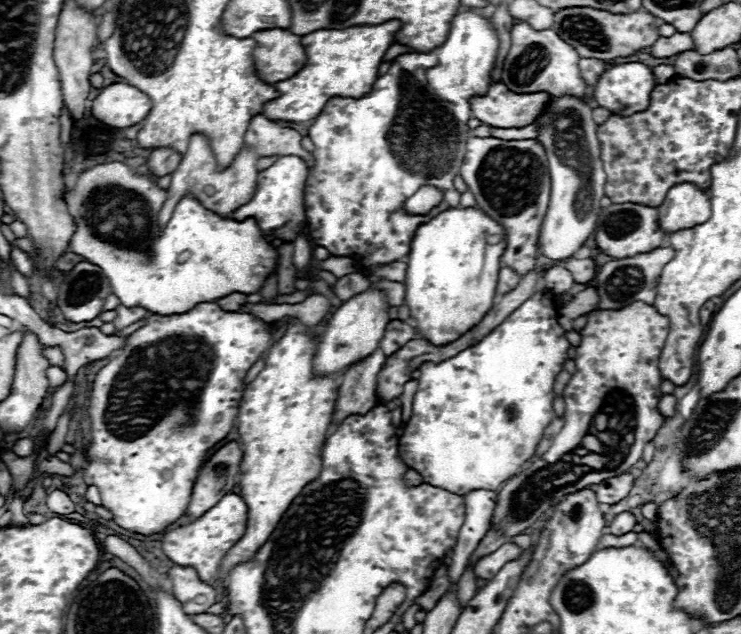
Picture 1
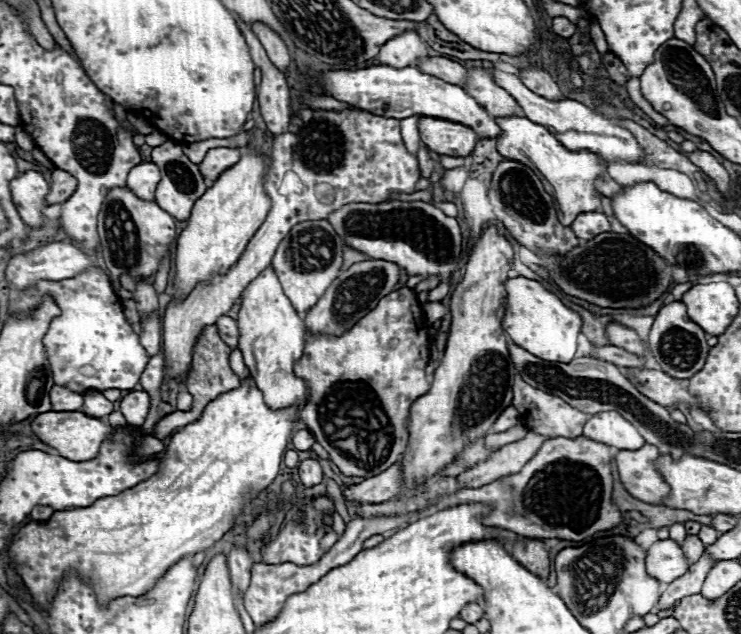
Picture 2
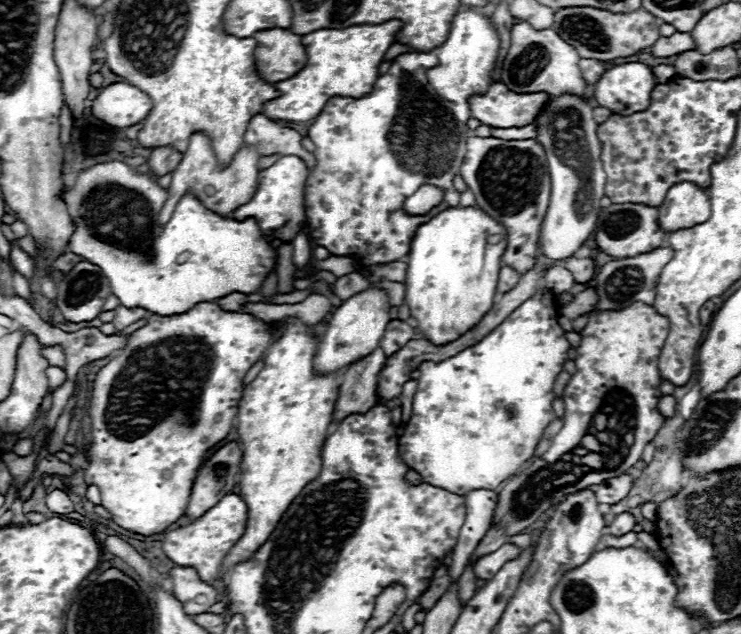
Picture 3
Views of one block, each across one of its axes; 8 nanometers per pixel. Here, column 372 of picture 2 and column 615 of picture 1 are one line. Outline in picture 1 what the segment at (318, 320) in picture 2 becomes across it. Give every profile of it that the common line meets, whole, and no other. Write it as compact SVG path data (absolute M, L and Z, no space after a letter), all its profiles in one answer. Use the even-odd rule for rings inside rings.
M656 248L652 252L642 252L636 256L628 256L622 260L610 260L606 262L598 274L596 274L596 290L600 296L600 310L608 310L608 308L622 308L634 300L646 302L646 304L654 304L656 298L656 284L660 280L660 272L662 268L668 264L668 260L672 260L674 252L672 248Z

